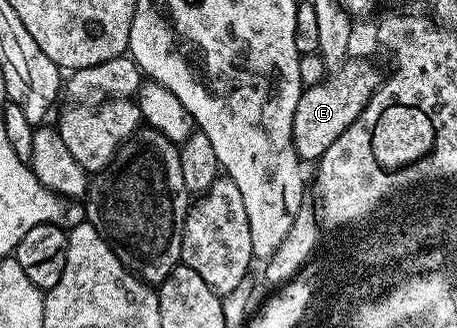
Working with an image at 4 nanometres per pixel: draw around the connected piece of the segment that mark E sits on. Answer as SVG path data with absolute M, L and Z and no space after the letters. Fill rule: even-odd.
M352 56L342 67L315 85L304 88L292 117L292 143L298 158L316 162L330 148L336 137L342 135L366 107L367 101L380 87L381 73L363 57Z

